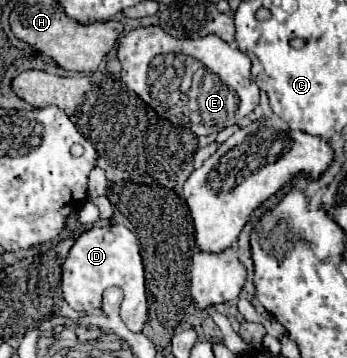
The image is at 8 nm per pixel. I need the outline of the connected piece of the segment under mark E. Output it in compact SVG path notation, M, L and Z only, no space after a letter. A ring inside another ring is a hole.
M159 25L137 27L119 37L117 59L123 67L121 79L131 91L161 117L191 129L197 137L239 125L259 103L259 87L251 81L249 55L217 35L175 39ZM151 67L155 67L155 73L151 73Z

